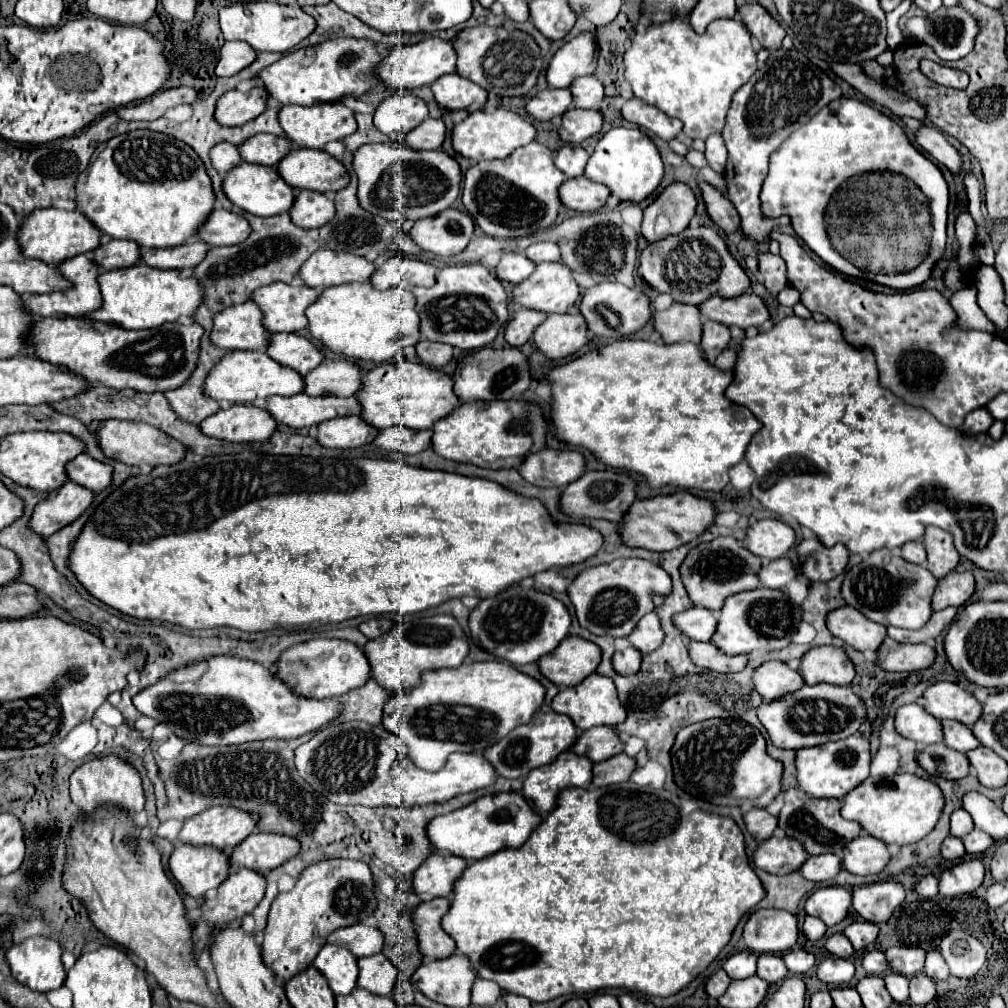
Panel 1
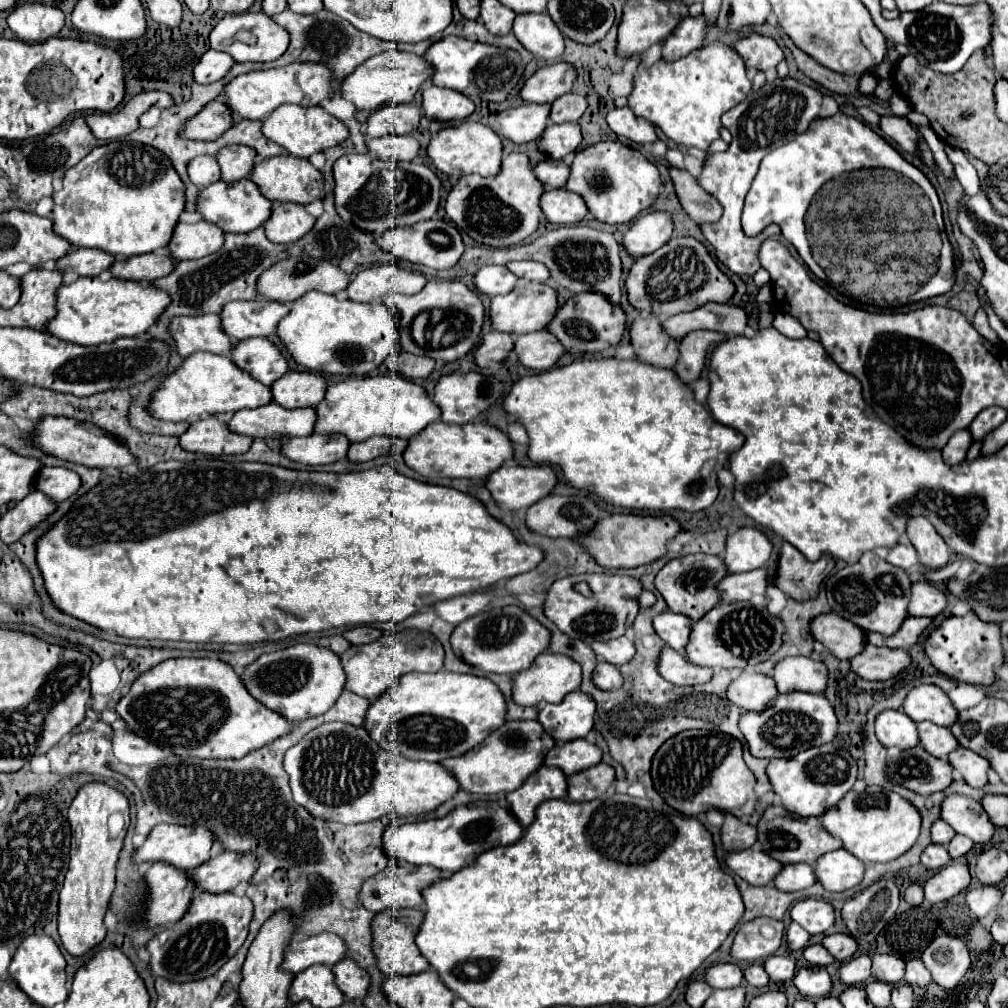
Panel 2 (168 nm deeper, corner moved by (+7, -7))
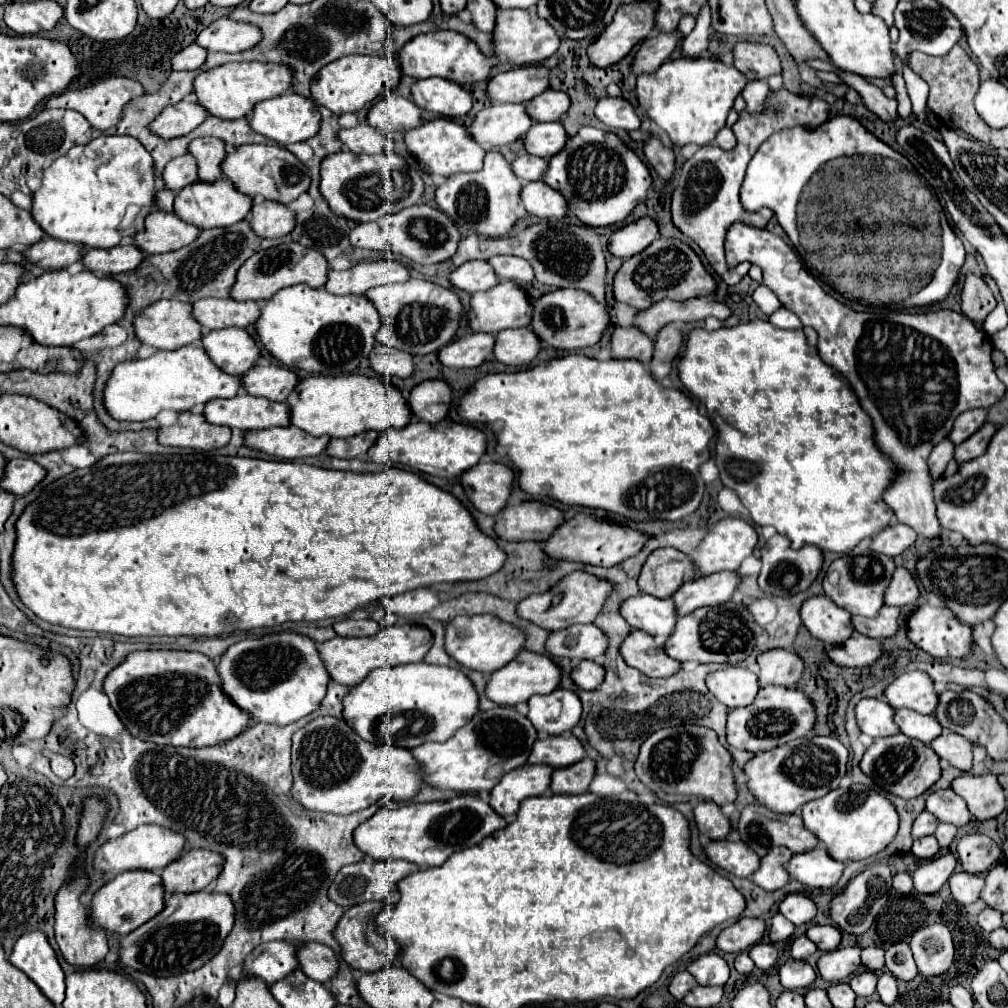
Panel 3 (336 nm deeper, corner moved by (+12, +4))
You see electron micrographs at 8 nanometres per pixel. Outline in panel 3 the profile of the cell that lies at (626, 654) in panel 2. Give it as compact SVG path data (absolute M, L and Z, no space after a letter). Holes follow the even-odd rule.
M575 624L565 630L555 630L549 634L545 642L545 650L553 658L569 658L569 660L593 660L603 656L607 650L607 636L595 624Z

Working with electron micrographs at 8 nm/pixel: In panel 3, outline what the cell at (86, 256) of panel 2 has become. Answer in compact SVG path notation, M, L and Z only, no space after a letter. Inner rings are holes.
M43 238L37 244L23 250L21 254L31 264L35 264L43 270L59 270L59 268L67 268L69 264L73 264L81 258L81 246L63 242L63 240Z

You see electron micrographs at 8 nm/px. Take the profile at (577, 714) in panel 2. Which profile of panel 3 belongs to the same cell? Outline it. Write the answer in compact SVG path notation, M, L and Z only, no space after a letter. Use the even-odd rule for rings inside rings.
M557 688L557 690L553 690L547 696L531 696L527 704L529 704L527 718L533 722L535 730L537 732L543 732L543 734L549 734L549 736L563 734L563 732L571 732L571 728L581 718L581 702L579 702L579 698L577 698L577 694L573 690Z

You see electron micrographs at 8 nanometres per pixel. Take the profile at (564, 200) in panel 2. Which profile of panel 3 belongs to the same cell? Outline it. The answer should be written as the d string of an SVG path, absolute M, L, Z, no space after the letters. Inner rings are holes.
M529 182L521 188L521 202L525 210L537 218L563 218L567 212L567 200L545 182Z

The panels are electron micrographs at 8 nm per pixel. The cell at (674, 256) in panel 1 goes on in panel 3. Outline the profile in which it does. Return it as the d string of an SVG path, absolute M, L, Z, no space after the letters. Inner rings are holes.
M657 238L643 252L625 260L613 280L615 302L625 302L635 310L645 310L663 298L677 302L685 302L689 298L707 298L709 294L713 294L713 290L715 282L703 268L697 254L681 240L671 238Z

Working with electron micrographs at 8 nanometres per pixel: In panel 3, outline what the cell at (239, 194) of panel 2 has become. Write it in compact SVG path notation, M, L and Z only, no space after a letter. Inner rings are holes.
M219 180L213 184L207 182L193 182L187 188L183 188L177 196L175 196L175 204L173 204L173 212L179 214L179 218L187 224L197 226L199 230L207 230L207 228L227 228L239 220L243 220L249 212L251 212L251 198L237 192L233 188L233 184L229 180Z

